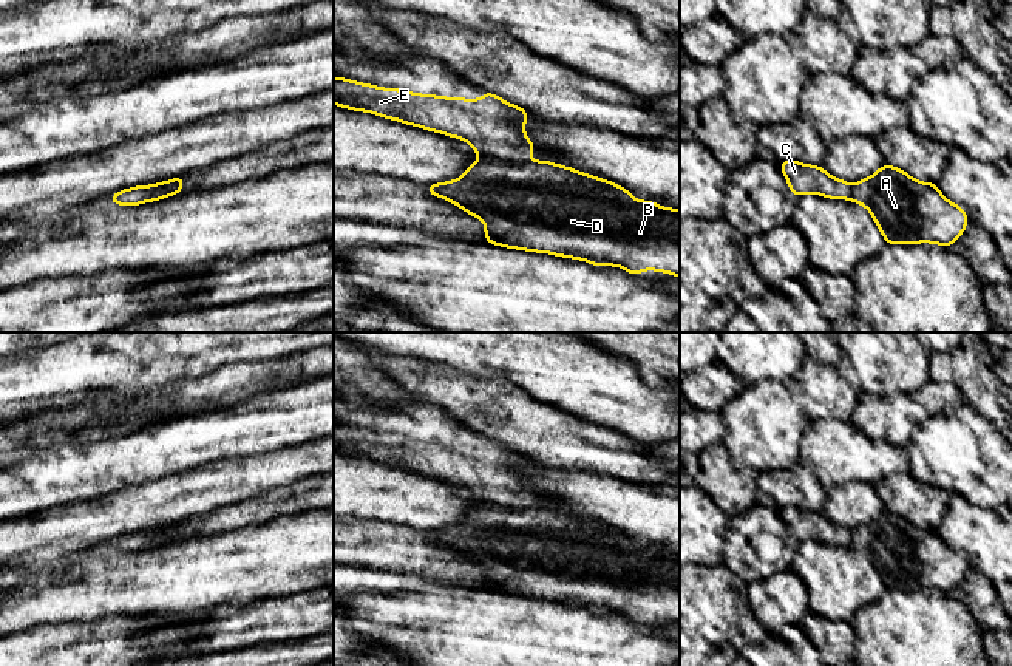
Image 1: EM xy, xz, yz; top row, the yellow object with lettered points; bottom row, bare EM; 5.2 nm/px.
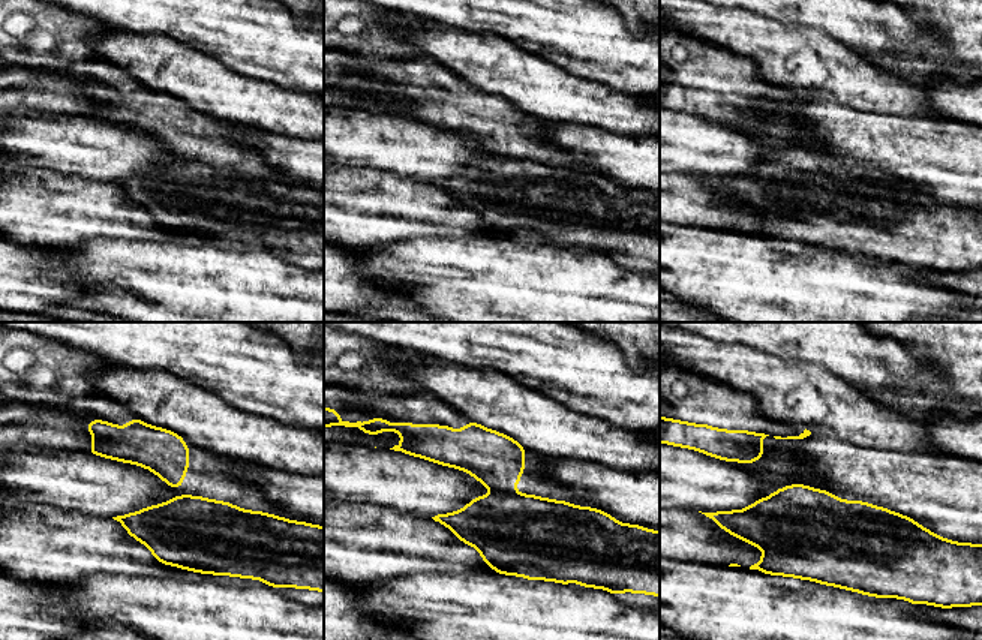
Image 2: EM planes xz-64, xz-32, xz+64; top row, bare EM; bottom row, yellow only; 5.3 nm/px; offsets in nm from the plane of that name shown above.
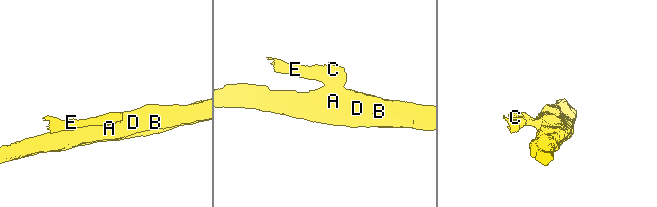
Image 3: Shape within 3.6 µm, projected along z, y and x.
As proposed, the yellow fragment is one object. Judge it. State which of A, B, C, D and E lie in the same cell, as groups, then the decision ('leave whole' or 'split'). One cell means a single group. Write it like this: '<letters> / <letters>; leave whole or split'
A B D / C E; split

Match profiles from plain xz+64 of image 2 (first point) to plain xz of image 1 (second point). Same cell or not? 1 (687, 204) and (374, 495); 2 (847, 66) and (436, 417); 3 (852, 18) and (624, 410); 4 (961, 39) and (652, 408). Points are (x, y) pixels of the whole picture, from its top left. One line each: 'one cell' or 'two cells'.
1: two cells
2: two cells
3: one cell
4: two cells

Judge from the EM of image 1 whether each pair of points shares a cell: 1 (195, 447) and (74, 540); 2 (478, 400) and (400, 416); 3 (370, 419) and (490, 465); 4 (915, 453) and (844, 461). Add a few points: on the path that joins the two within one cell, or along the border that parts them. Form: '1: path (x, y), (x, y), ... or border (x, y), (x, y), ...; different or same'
1: border (189, 470), (118, 489); different
2: border (422, 400), (442, 407), (472, 430); different
3: path (399, 434), (424, 438), (461, 456); same
4: border (904, 447), (909, 456), (909, 470); different

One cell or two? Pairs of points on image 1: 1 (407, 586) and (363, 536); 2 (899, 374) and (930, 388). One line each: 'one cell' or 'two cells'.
1: two cells
2: two cells

